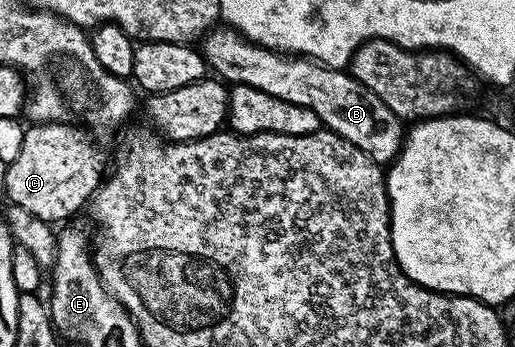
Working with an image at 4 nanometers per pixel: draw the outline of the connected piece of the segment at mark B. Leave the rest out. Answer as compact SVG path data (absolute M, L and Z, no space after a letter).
M225 24L211 29L201 39L200 53L206 59L207 67L227 83L260 88L260 92L288 100L288 104L312 108L325 129L348 140L348 144L356 144L360 152L376 163L389 164L402 150L403 119L398 118L396 112L392 112L392 108L388 108L388 104L376 96L376 92L360 84L360 80L353 78L345 69L333 70L331 66L323 66L321 62L309 58L258 46Z

